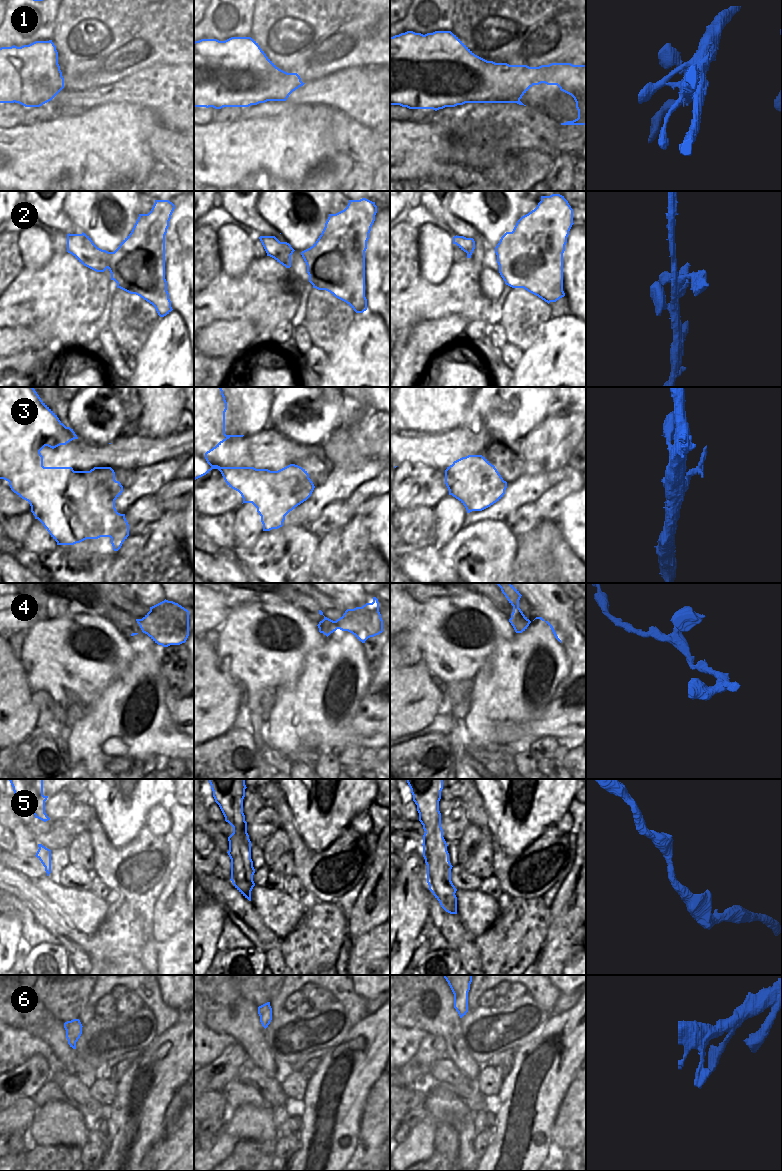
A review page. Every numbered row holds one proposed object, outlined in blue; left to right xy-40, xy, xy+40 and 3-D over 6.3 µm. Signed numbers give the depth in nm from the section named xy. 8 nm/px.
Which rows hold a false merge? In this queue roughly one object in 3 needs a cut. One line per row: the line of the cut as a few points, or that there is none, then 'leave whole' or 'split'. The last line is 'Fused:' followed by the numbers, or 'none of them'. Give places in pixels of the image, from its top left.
1: xy+40 (390, 72), (446, 53), (455, 92), (510, 89) | split
2: no cut | leave whole
3: no cut | leave whole
4: no cut | leave whole
5: no cut | leave whole
6: no cut | leave whole
Fused: 1

